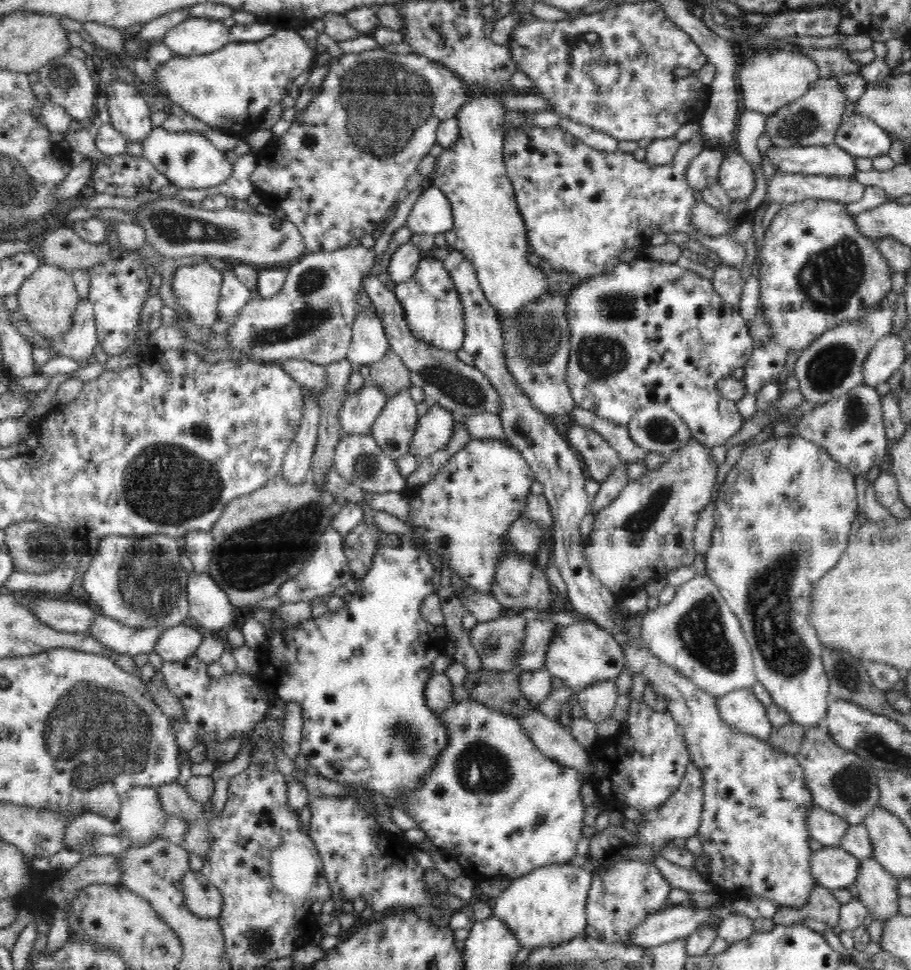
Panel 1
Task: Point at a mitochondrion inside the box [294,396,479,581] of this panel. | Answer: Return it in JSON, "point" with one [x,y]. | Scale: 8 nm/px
{"point":[366,466]}

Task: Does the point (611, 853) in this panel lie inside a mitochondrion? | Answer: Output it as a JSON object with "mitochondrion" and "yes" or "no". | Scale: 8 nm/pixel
{"mitochondrion":"no"}

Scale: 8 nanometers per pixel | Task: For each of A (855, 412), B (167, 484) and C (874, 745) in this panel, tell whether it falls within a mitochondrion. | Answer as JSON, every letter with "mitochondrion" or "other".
{"A":"mitochondrion","B":"mitochondrion","C":"mitochondrion"}

